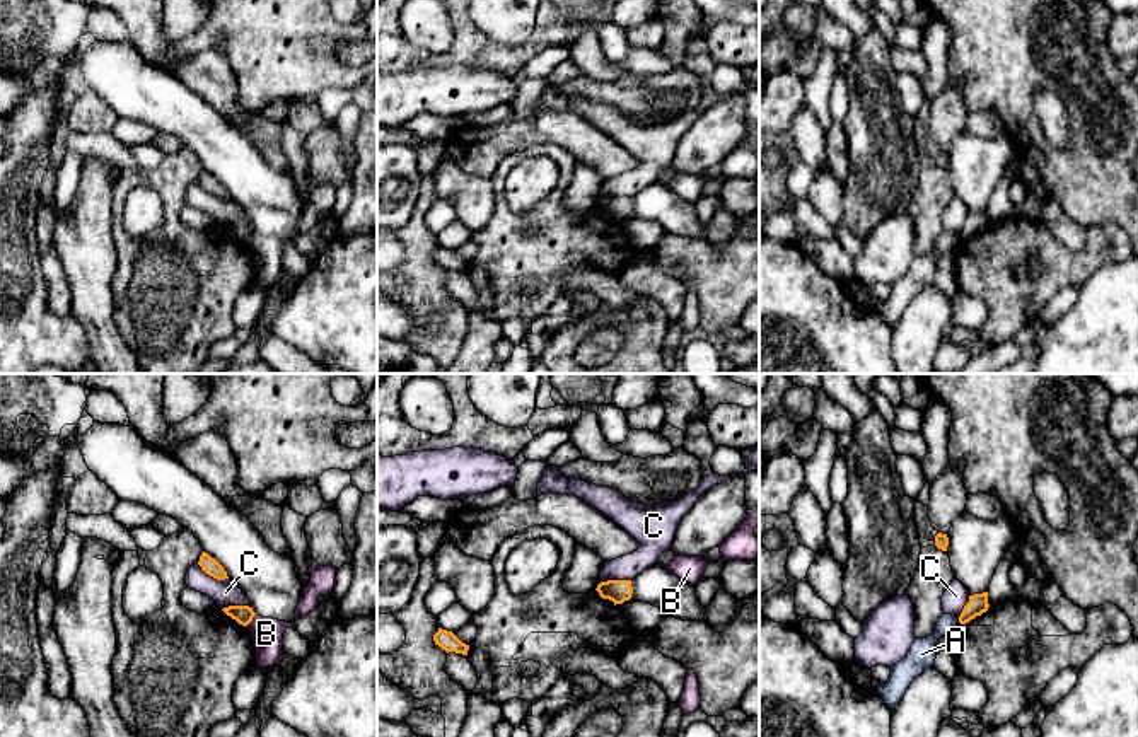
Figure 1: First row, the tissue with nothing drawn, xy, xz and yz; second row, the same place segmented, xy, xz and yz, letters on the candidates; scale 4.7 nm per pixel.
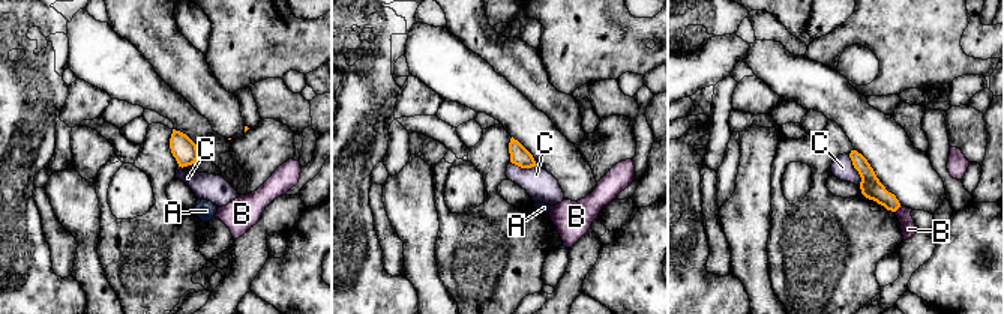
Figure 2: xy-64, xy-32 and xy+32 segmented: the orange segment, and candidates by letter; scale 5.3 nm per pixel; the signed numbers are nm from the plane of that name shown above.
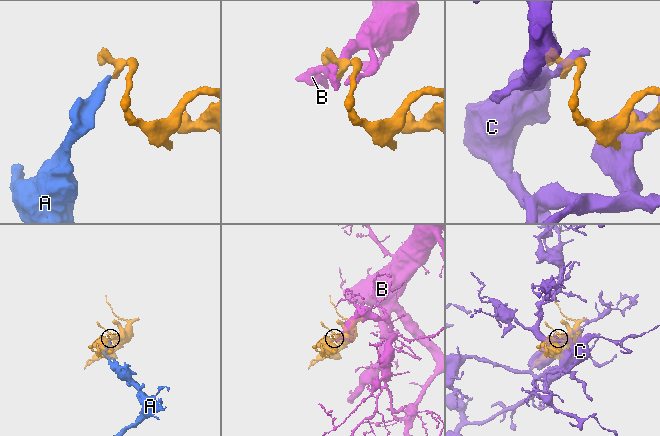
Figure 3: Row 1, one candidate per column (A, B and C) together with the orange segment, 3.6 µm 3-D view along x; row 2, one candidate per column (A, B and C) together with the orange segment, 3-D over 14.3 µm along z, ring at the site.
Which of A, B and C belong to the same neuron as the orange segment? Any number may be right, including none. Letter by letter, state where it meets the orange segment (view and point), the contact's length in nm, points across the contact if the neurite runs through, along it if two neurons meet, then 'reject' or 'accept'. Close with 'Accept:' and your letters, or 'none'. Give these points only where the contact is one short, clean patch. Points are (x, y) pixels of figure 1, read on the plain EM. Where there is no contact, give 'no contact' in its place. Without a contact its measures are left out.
A: meets orange in yz at (959, 239); contact 40 nm long; border along yz (958, 236), (961, 241); reject
B: meets orange in xy at (251, 237); contact 80 nm long; reject
C: meets orange in xy at (212, 193); contact 170 nm long; reject
Accept: none

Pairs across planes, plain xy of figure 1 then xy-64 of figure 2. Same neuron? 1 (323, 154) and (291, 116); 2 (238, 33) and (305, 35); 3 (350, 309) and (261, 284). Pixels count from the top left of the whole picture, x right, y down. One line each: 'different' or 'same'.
1: different
2: same
3: same

